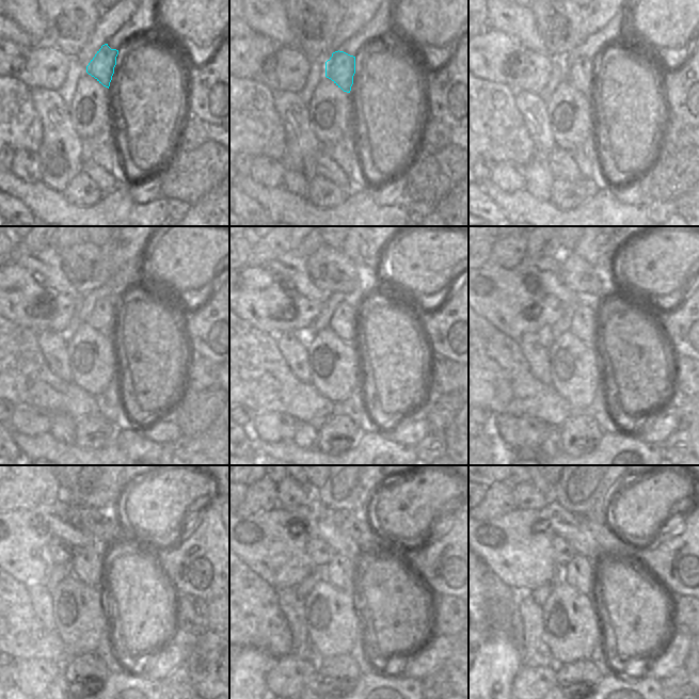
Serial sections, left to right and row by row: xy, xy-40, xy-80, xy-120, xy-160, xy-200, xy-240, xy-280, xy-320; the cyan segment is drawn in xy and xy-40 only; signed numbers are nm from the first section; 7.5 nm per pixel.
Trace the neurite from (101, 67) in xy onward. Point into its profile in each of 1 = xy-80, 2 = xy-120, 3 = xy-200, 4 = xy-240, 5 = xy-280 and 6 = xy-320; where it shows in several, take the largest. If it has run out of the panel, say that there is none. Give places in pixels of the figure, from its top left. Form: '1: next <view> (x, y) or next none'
1: next xy-80 (581, 75)
2: next xy-120 (102, 318)
3: next xy-200 (584, 321)
4: next xy-240 (105, 567)
5: next xy-280 (339, 572)
6: next xy-320 (578, 573)

